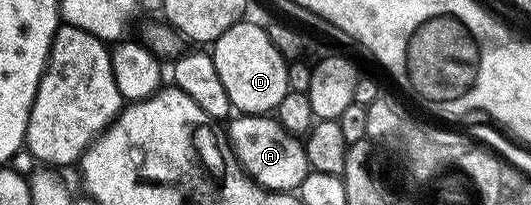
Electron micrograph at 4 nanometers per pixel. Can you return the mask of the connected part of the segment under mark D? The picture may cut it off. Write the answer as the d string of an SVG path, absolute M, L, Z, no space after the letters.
M242 20L227 28L227 32L212 43L211 57L219 80L223 80L223 88L227 88L227 96L231 96L234 111L245 116L265 116L276 111L290 92L287 59L271 44L264 25L256 26L249 21Z

